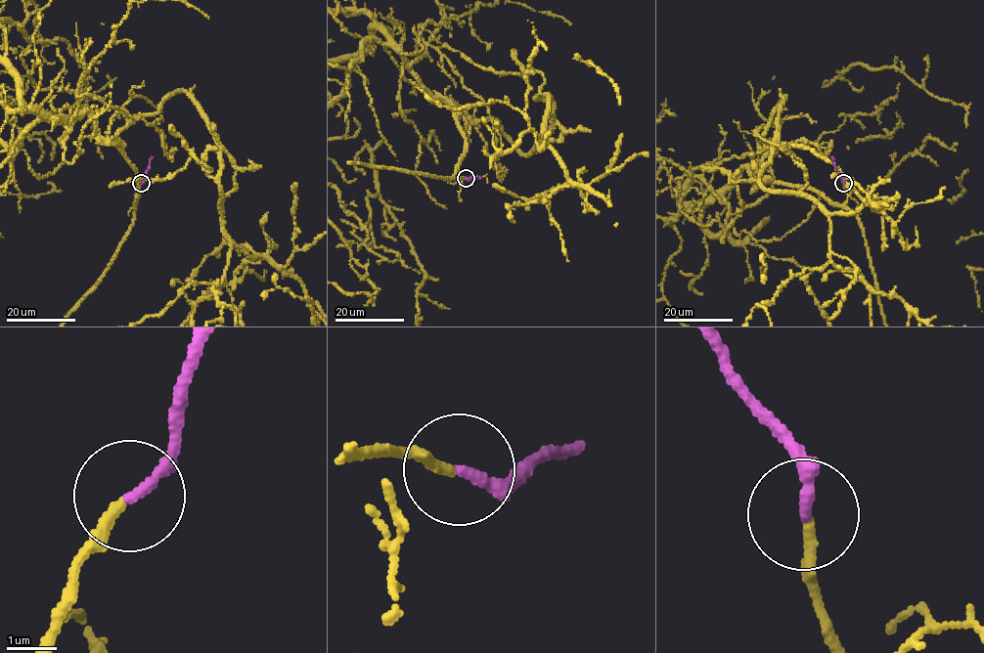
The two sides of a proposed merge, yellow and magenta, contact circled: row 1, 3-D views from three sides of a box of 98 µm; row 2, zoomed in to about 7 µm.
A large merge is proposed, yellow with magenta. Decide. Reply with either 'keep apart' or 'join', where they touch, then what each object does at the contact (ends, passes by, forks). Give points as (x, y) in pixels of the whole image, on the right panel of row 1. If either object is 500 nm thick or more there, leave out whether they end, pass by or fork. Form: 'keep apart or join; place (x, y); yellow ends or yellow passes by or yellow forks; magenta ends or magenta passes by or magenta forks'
join; place (843, 183); yellow ends; magenta ends

